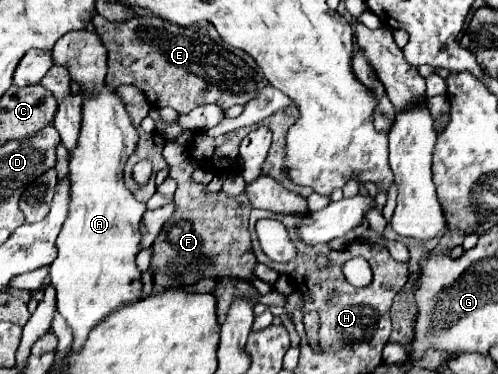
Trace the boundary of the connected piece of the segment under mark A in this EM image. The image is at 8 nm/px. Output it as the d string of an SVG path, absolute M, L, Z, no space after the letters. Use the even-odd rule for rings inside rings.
M110 86L104 88L88 88L82 94L82 126L76 148L70 152L70 204L68 204L68 218L58 234L56 248L58 256L50 266L52 286L56 288L58 296L58 312L66 318L66 322L74 330L74 350L80 350L88 332L100 324L112 310L138 300L142 282L140 270L136 268L136 254L140 252L140 230L138 222L146 212L146 204L136 202L132 192L126 190L122 180L122 168L130 154L136 150L140 136L132 118L126 112L124 102Z

